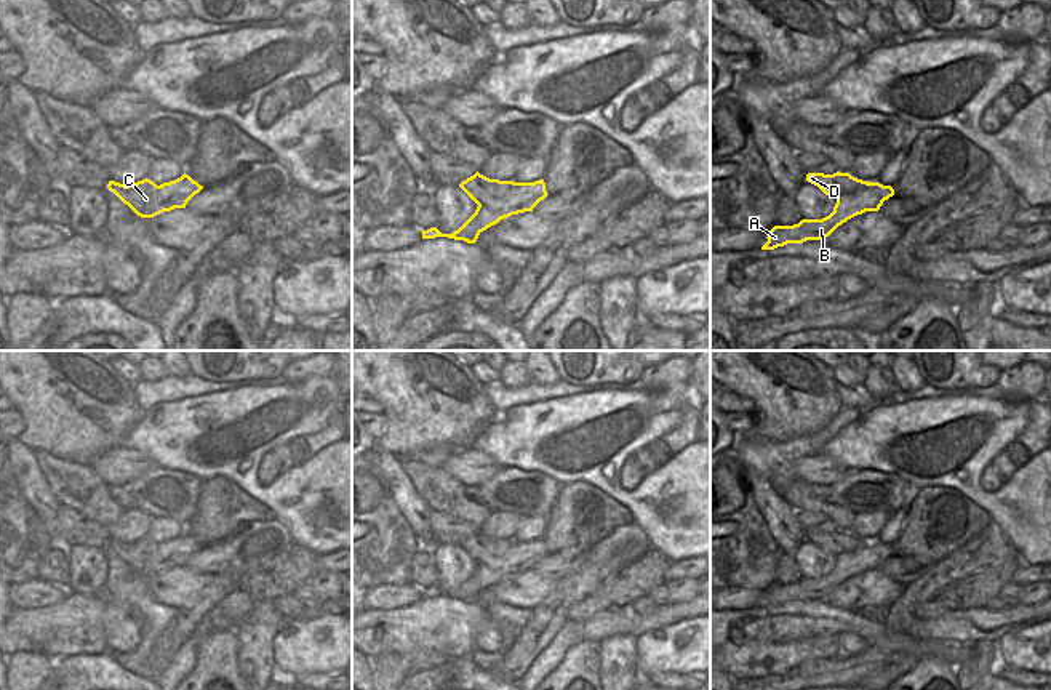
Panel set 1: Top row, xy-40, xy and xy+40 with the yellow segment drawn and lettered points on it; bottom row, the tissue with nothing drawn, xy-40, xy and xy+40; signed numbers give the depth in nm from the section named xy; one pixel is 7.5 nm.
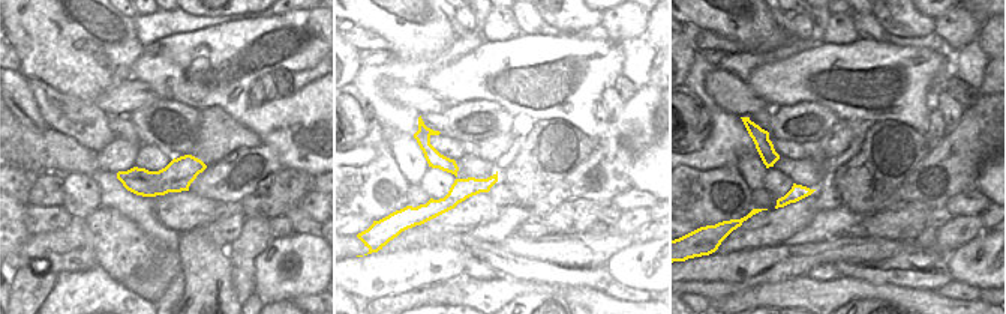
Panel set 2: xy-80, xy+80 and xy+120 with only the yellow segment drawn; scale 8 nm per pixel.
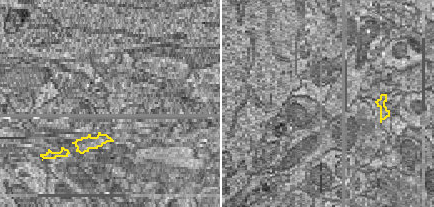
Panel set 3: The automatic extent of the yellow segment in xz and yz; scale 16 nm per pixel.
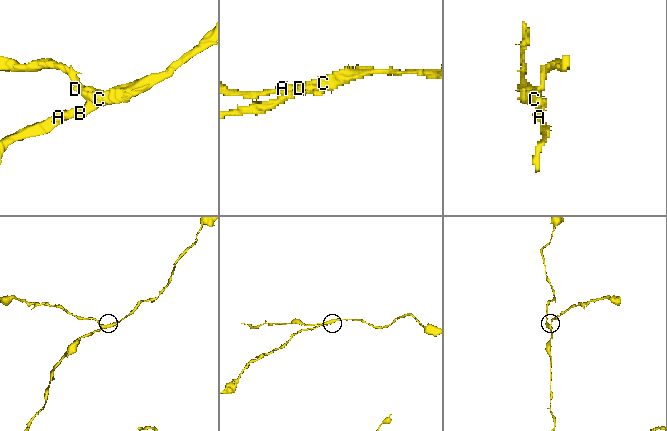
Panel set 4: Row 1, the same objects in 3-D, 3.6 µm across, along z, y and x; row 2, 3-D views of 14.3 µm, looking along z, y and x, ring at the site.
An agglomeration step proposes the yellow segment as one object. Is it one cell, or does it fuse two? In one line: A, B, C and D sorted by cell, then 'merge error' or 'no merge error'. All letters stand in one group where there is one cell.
A B C / D; merge error

